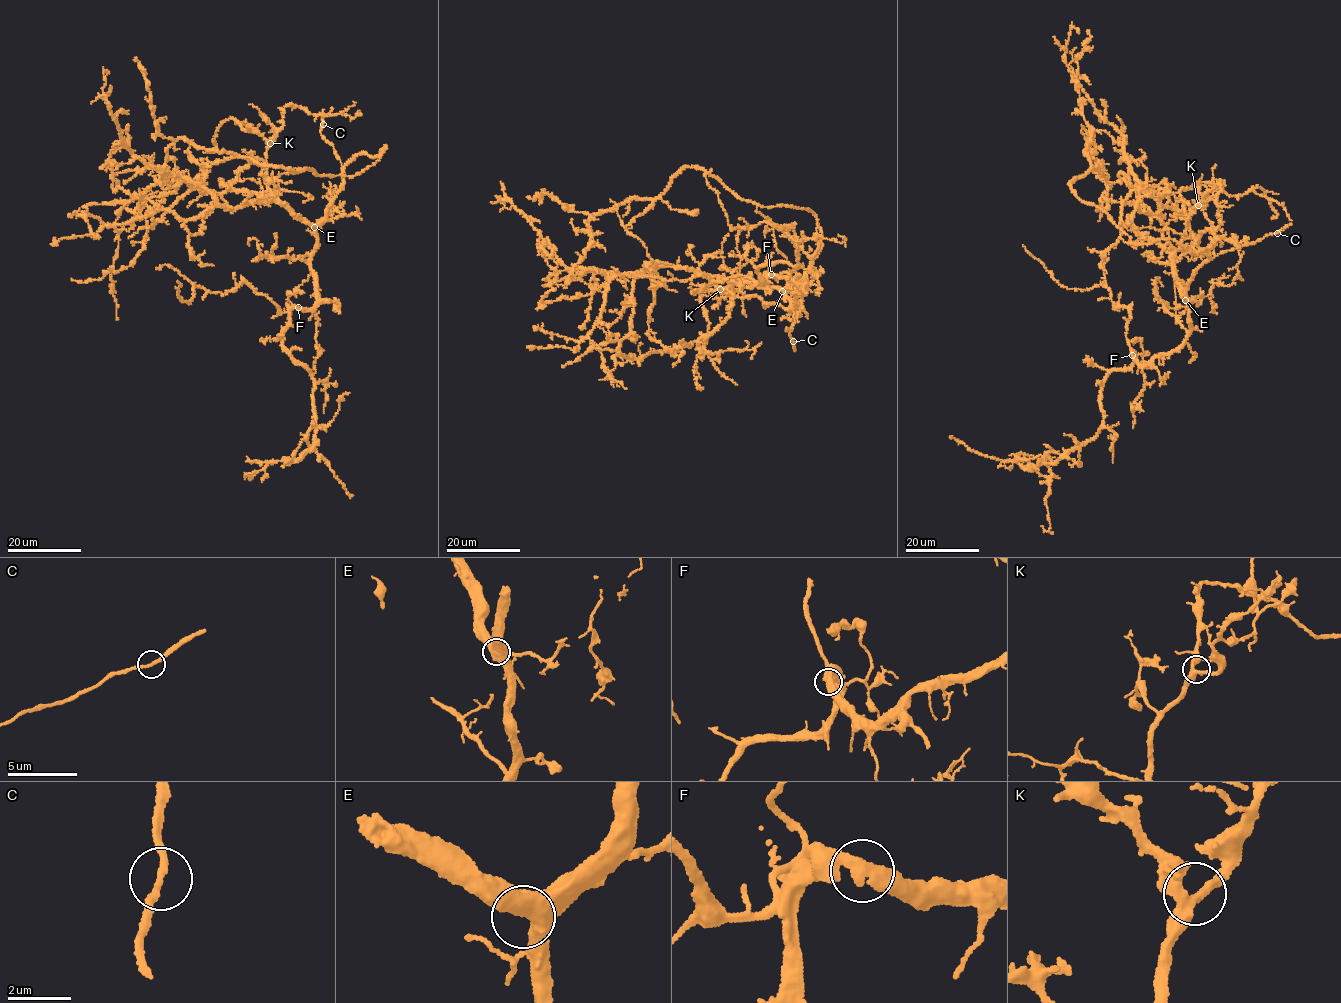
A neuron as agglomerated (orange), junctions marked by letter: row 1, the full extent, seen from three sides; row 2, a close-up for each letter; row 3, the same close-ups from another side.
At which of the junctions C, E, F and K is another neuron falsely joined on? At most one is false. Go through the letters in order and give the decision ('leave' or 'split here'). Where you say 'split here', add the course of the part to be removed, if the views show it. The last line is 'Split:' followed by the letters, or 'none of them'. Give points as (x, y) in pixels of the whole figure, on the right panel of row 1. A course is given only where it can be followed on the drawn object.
C: leave
E: leave
F: leave
K: leave
Split: none of them

